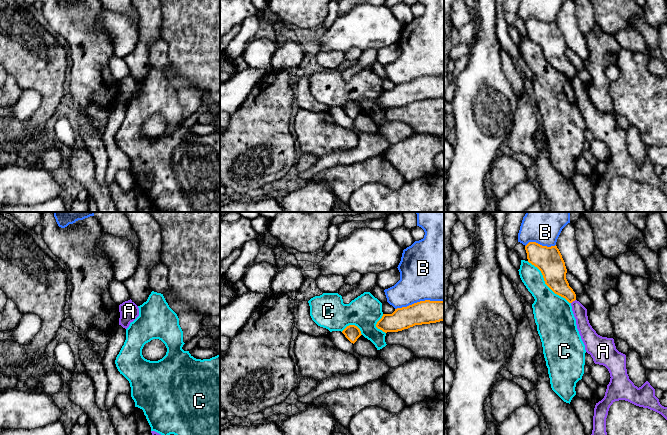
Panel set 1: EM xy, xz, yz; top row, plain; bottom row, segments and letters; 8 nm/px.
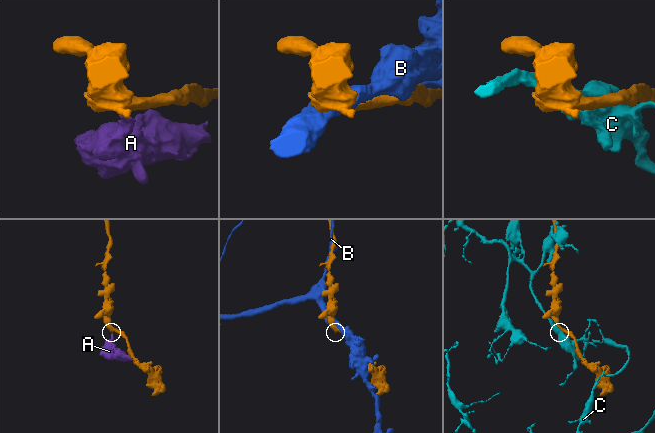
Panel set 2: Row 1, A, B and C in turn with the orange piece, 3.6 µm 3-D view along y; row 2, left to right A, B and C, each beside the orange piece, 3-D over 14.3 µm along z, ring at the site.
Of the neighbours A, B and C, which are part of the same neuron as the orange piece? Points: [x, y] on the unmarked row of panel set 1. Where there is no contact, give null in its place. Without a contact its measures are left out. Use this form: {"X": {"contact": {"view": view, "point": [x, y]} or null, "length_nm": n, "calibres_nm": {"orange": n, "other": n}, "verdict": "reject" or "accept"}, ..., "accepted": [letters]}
{"A": {"contact": {"view": "yz", "point": [573, 76]}, "length_nm": 50, "calibres_nm": {"orange": 180, "other": 110}, "verdict": "reject"}, "B": {"contact": {"view": "xz", "point": [420, 77]}, "length_nm": 400, "calibres_nm": {"orange": 190, "other": 460}, "verdict": "reject"}, "C": {"contact": {"view": "yz", "point": [545, 59]}, "length_nm": 480, "calibres_nm": {"orange": 220, "other": 300}, "verdict": "reject"}, "accepted": []}

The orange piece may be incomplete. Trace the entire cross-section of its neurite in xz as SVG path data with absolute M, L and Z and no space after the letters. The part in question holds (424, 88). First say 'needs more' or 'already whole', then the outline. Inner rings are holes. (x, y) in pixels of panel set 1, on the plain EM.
already whole; M420 77L407 83L397 84L392 90L383 90L376 103L383 108L398 108L415 101L444 97L444 77Z

